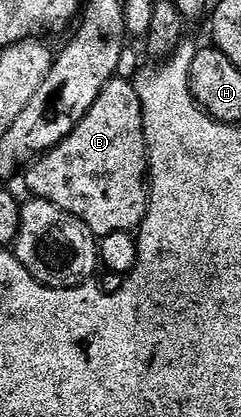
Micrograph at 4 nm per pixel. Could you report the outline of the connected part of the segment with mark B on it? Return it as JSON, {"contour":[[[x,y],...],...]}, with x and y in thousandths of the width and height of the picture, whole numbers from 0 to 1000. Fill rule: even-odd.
{"contour":[[[469,187],[427,209],[402,245],[386,245],[361,266],[361,281],[237,353],[199,357],[108,405],[112,441],[158,477],[199,480],[253,504],[299,508],[411,571],[477,554],[544,556],[573,549],[610,520],[618,487],[618,367],[610,307],[593,297],[593,247],[573,209],[548,194],[539,201],[527,192],[494,189]]]}

